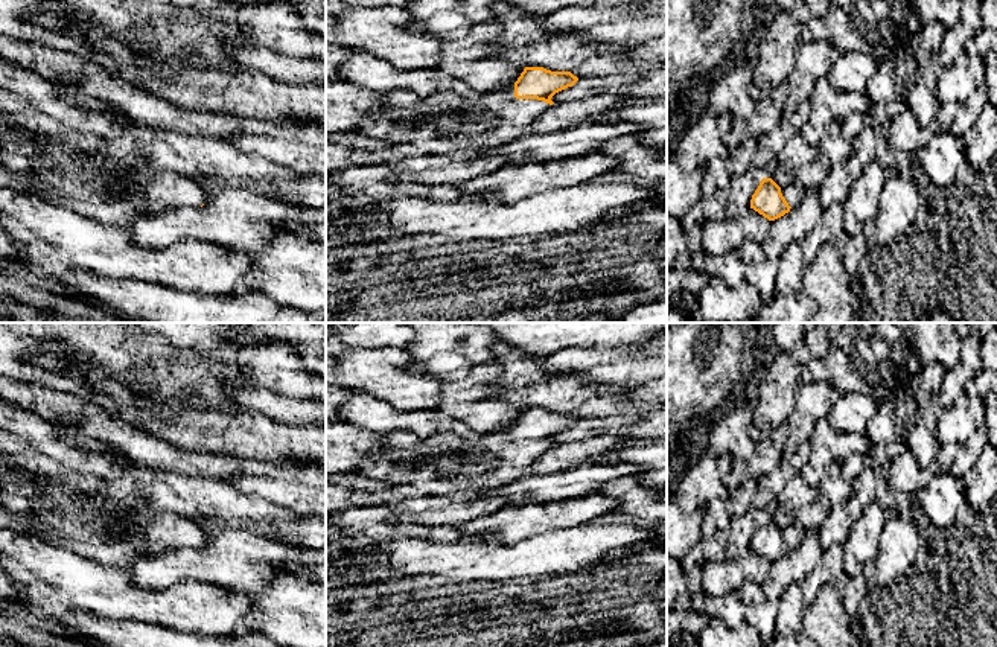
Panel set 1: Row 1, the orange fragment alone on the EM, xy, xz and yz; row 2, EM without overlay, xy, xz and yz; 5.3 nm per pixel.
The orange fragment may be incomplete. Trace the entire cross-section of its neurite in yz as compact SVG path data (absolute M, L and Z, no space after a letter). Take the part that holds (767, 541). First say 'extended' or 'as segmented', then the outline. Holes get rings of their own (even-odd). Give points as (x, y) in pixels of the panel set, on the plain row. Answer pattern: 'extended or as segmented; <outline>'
extended; M763 519L752 536L750 550L769 562L775 562L798 547L805 531L807 530L796 522L781 530L772 519Z

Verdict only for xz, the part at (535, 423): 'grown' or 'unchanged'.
grown

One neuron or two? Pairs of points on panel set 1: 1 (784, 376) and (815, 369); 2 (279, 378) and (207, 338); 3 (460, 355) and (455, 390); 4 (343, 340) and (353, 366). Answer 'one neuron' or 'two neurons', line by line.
1: two neurons
2: two neurons
3: two neurons
4: two neurons

